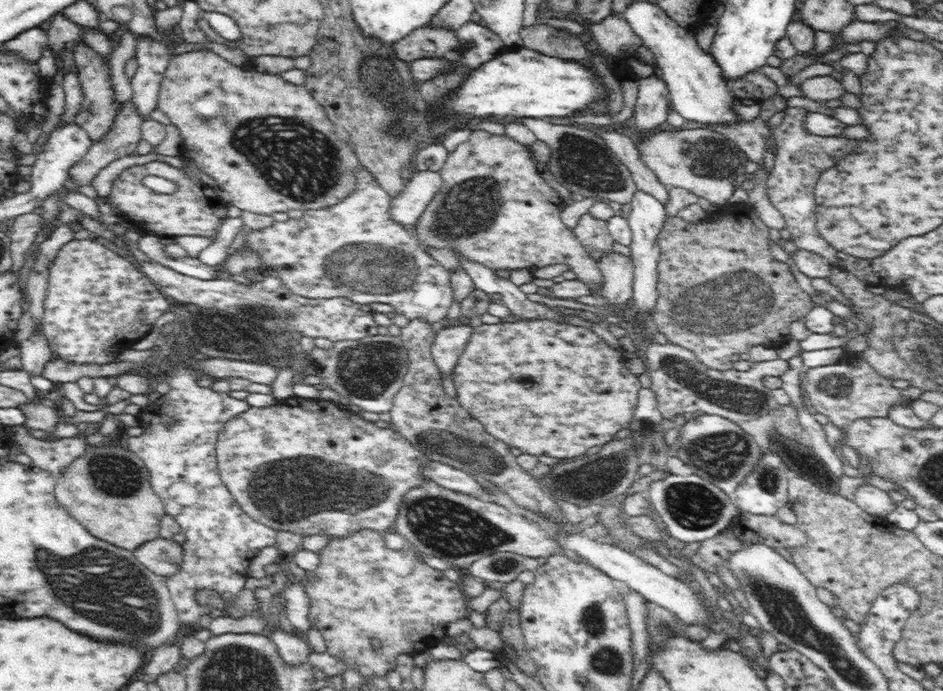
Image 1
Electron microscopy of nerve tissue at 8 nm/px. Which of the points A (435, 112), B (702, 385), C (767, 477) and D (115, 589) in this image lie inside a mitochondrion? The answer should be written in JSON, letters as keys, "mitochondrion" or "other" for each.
{"A":"other","B":"mitochondrion","C":"mitochondrion","D":"mitochondrion"}

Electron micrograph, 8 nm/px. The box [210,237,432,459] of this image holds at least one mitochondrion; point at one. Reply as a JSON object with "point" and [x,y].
{"point":[368,370]}

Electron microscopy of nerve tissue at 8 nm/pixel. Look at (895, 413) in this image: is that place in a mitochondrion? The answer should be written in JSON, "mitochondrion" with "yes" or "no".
{"mitochondrion":"no"}

